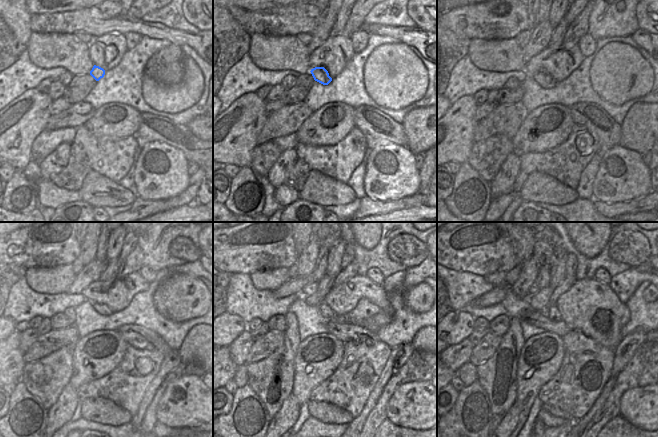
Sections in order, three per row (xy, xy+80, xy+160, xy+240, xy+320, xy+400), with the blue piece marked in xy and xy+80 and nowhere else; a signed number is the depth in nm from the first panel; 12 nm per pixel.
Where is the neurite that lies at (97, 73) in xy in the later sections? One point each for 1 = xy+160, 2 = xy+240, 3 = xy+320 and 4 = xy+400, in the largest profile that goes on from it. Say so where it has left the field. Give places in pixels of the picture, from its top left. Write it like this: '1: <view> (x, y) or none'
1: xy+160 (545, 80)
2: xy+240 (102, 309)
3: xy+320 (326, 311)
4: xy+400 (552, 313)

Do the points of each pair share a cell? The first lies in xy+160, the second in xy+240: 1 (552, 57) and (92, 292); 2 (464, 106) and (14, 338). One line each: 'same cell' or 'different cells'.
1: same cell
2: same cell

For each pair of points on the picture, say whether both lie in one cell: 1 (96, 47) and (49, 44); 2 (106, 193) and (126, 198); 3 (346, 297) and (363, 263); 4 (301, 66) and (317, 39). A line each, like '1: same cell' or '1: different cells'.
1: different cells
2: same cell
3: different cells
4: different cells

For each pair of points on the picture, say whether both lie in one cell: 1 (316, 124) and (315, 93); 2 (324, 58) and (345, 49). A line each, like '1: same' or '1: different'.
1: different
2: same

